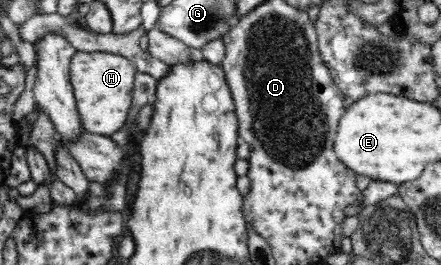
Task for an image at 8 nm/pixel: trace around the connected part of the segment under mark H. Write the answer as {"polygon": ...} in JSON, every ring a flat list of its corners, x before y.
{"polygon":[[78,51,72,57,69,75,85,132,110,137,125,125,131,109,135,72,133,62,121,54]]}

